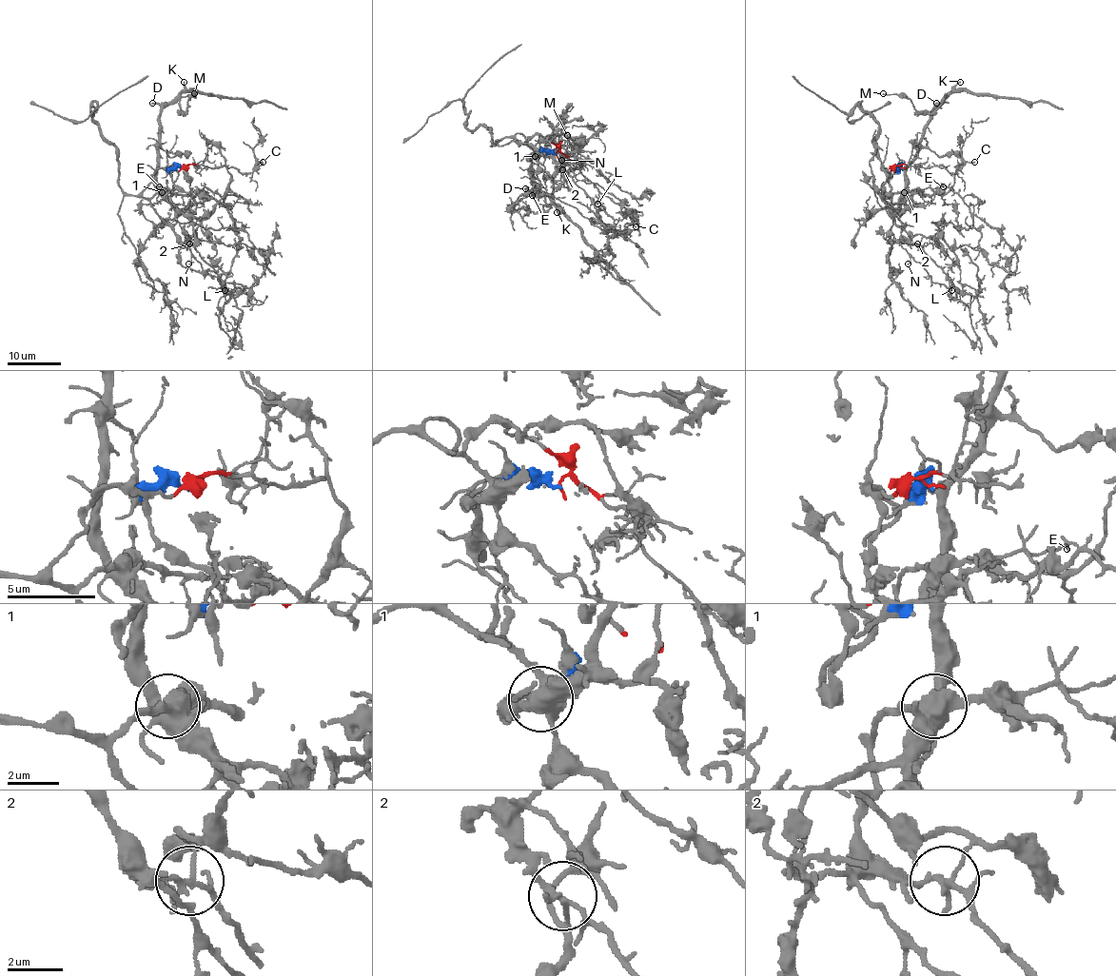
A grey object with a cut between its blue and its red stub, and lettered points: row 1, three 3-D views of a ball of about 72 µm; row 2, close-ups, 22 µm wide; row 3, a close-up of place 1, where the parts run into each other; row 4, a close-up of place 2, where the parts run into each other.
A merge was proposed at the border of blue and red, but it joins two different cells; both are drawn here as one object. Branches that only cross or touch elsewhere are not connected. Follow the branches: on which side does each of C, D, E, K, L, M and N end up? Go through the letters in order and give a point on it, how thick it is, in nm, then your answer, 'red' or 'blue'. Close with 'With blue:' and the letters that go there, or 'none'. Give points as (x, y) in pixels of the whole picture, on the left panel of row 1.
C: place (263, 162); calibre 140 nm; red
D: place (152, 103); calibre 180 nm; blue
E: place (159, 186); calibre 170 nm; red
K: place (184, 82); calibre 130 nm; blue
L: place (225, 290); calibre 150 nm; red
M: place (194, 93); calibre 160 nm; blue
N: place (188, 263); calibre 170 nm; red
With blue: D, K, M

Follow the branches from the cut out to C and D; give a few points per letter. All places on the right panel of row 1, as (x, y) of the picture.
C: (902, 167), (899, 165), (940, 166), (955, 173), (967, 163), (975, 163)
D: (902, 167), (899, 167), (903, 169), (913, 159), (923, 127), (936, 103)

